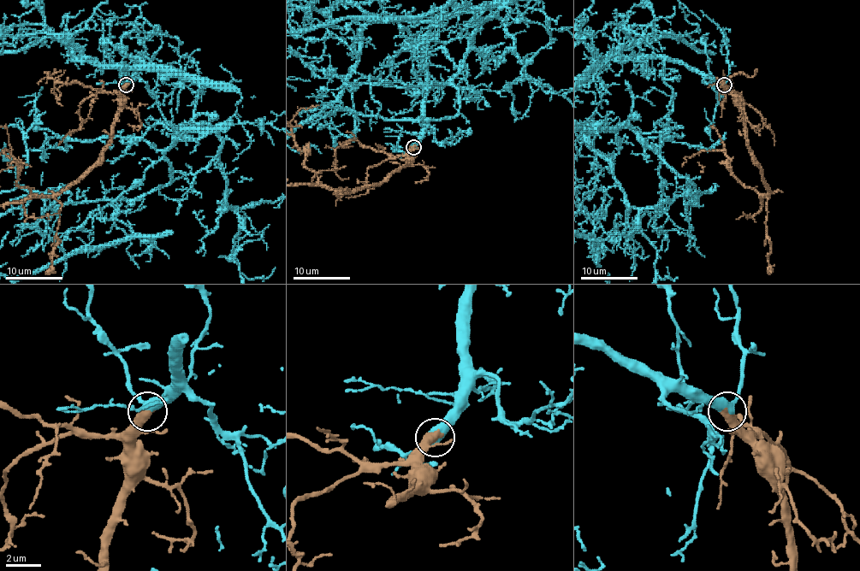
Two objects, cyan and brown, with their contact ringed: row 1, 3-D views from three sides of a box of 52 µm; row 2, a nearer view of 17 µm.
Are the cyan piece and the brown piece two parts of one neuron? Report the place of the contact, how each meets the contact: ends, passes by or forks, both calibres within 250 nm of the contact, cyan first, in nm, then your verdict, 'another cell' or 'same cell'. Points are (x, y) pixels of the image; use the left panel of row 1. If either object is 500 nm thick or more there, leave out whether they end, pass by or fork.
(126, 85) | 440/600 nm | same cell

